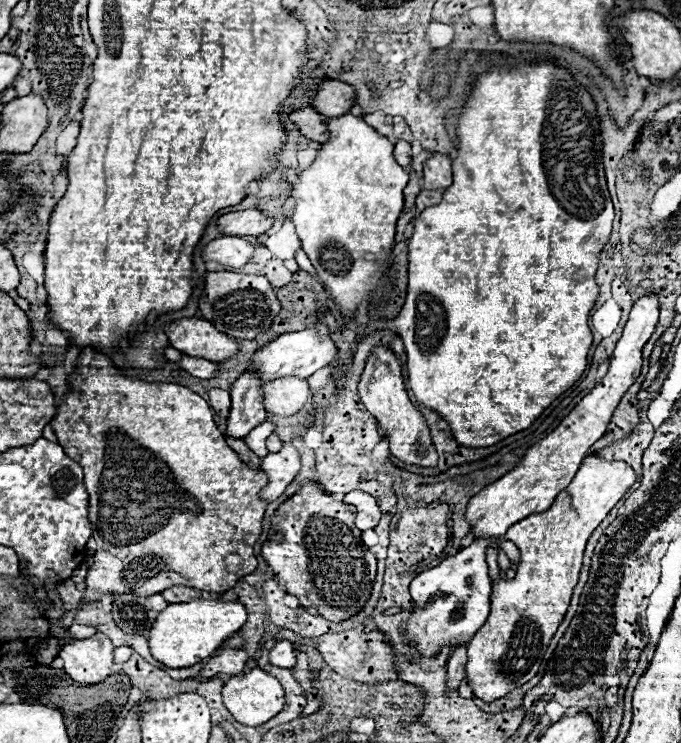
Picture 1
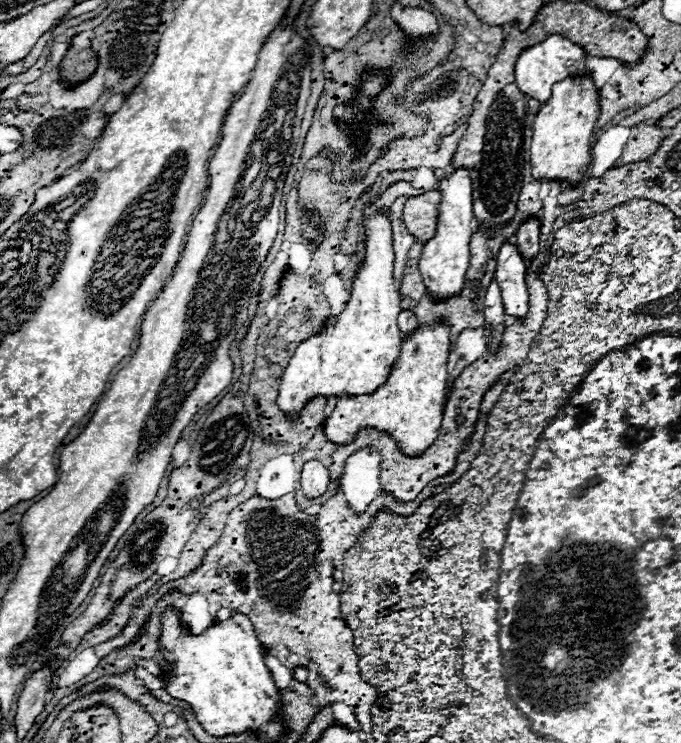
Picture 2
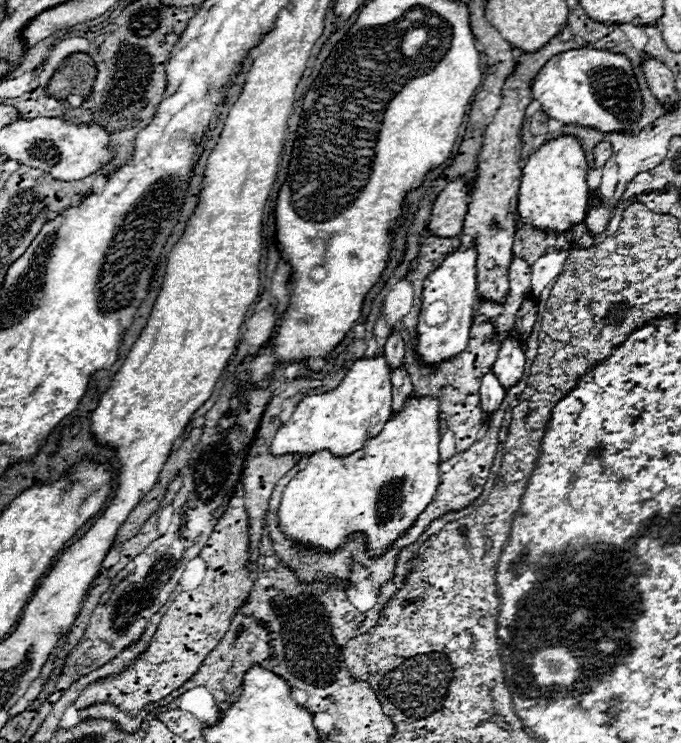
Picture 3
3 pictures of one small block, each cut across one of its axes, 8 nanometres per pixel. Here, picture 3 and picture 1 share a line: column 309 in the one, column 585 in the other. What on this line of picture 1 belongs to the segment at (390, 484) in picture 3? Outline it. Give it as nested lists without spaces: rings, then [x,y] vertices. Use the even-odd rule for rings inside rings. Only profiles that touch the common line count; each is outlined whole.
[[[590,454],[584,458],[584,462],[582,462],[580,470],[576,472],[574,480],[570,482],[570,486],[556,496],[554,504],[546,512],[532,514],[526,520],[520,520],[518,524],[510,526],[510,530],[504,534],[506,540],[512,540],[518,546],[520,564],[518,564],[516,576],[512,580],[498,580],[492,584],[490,616],[488,616],[486,624],[476,632],[476,636],[468,644],[466,682],[472,686],[476,698],[480,698],[484,702],[494,702],[498,698],[504,698],[508,692],[512,692],[514,688],[526,684],[530,678],[536,676],[542,656],[570,606],[570,596],[578,582],[584,546],[586,546],[588,538],[594,532],[594,528],[616,506],[616,502],[622,498],[622,494],[634,484],[634,480],[636,480],[634,470],[628,464],[608,462],[608,460],[598,458],[596,454]]]

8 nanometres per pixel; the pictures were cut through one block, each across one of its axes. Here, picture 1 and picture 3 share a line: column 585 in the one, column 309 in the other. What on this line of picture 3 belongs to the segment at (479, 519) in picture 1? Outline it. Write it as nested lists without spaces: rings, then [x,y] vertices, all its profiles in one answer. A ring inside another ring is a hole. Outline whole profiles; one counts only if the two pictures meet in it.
[[[384,356],[362,358],[354,362],[346,378],[338,388],[326,394],[308,396],[298,406],[292,418],[276,432],[272,438],[270,454],[296,454],[298,458],[308,458],[316,452],[328,450],[332,456],[350,456],[364,448],[364,442],[378,436],[384,424],[390,420],[392,404],[392,382]]]

